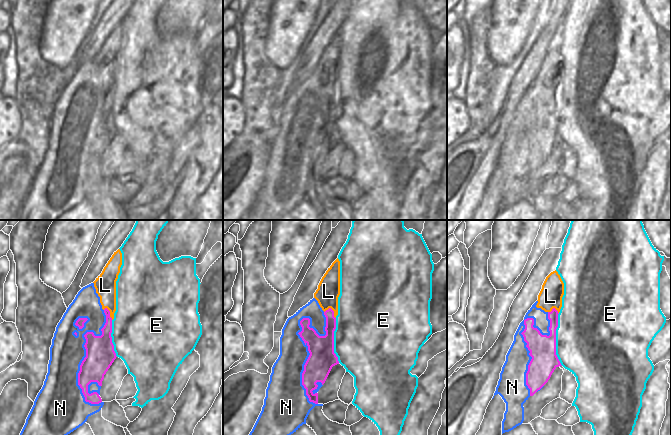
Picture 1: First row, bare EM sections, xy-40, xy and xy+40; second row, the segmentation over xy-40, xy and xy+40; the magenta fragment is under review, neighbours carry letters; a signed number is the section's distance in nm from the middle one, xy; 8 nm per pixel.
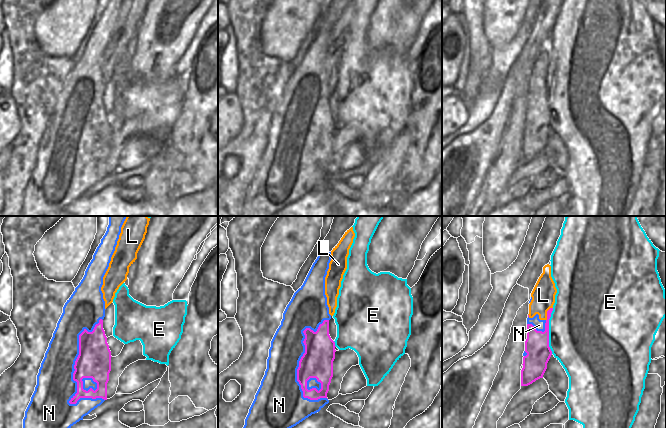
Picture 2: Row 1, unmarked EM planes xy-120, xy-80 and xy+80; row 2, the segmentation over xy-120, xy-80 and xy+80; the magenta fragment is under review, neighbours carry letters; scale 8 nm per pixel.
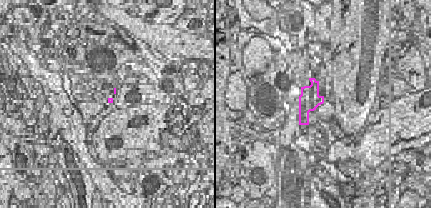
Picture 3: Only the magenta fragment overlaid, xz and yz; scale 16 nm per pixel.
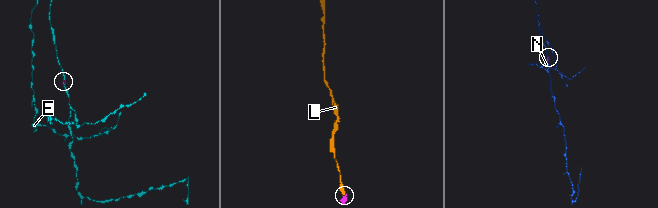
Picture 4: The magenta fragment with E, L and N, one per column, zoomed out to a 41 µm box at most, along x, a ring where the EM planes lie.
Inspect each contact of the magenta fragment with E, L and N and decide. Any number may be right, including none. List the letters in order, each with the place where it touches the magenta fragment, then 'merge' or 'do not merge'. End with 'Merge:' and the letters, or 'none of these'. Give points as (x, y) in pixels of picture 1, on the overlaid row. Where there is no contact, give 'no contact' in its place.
E: meets magenta in xy+40 at (555, 339); do not merge
L: meets magenta in xy at (332, 310); merge
N: meets magenta in xy at (301, 337); do not merge
Merge: L

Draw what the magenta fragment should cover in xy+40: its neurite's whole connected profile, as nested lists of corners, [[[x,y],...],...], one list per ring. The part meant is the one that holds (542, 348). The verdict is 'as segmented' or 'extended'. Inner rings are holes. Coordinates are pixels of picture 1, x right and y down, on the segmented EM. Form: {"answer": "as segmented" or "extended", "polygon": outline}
{"answer": "extended", "polygon": [[[555,270],[546,277],[536,305],[537,308],[548,313],[549,336],[542,335],[537,328],[533,327],[533,318],[524,320],[525,329],[521,334],[532,357],[526,373],[526,385],[530,389],[530,396],[548,382],[557,367],[562,366],[556,355],[556,329],[563,295],[564,283]]]}

